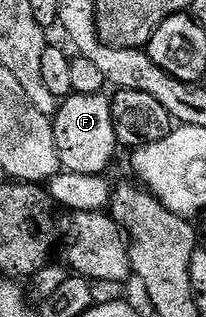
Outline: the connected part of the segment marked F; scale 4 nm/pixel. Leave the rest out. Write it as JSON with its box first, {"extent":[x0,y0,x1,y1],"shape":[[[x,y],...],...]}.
{"extent":[52,92,120,175],"shape":[[[105,92],[96,95],[73,94],[61,102],[58,112],[52,118],[54,138],[56,139],[56,151],[62,164],[62,169],[76,175],[102,175],[106,168],[114,161],[114,152],[120,149],[116,139],[116,131],[112,127],[112,107],[110,97]]]}

